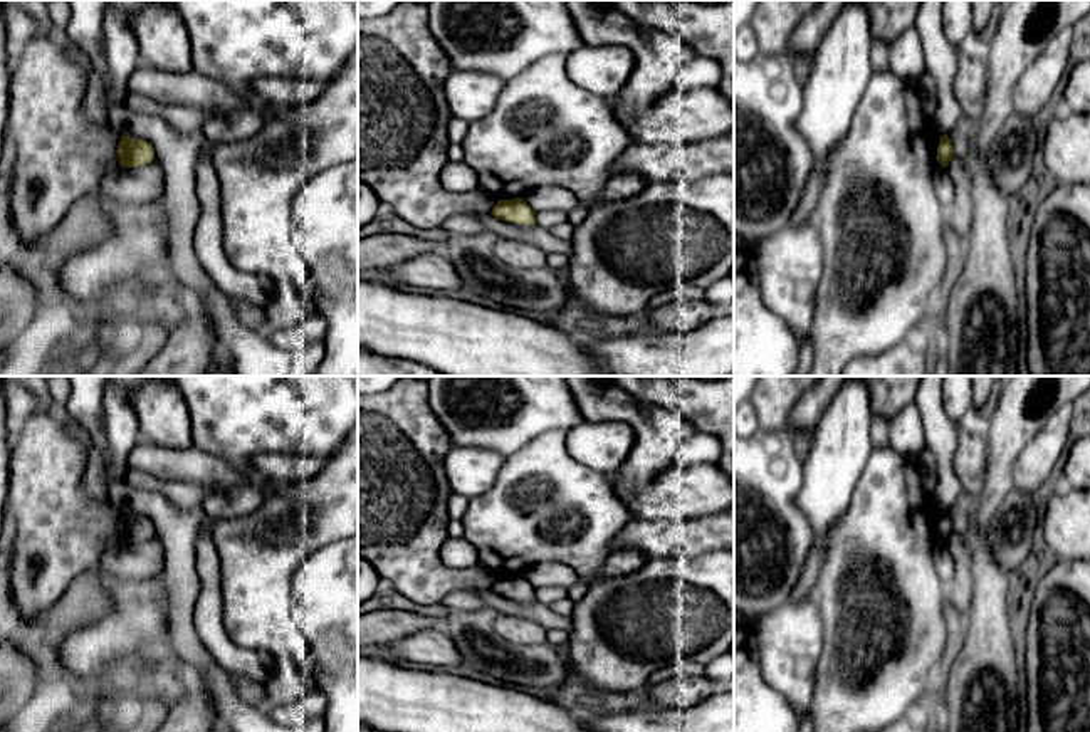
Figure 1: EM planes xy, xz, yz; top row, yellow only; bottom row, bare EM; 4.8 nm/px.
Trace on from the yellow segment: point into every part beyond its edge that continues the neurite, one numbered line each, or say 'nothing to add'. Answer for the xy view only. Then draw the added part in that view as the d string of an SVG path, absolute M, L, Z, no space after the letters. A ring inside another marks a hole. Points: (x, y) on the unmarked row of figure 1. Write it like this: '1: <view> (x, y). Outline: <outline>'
nothing to add

